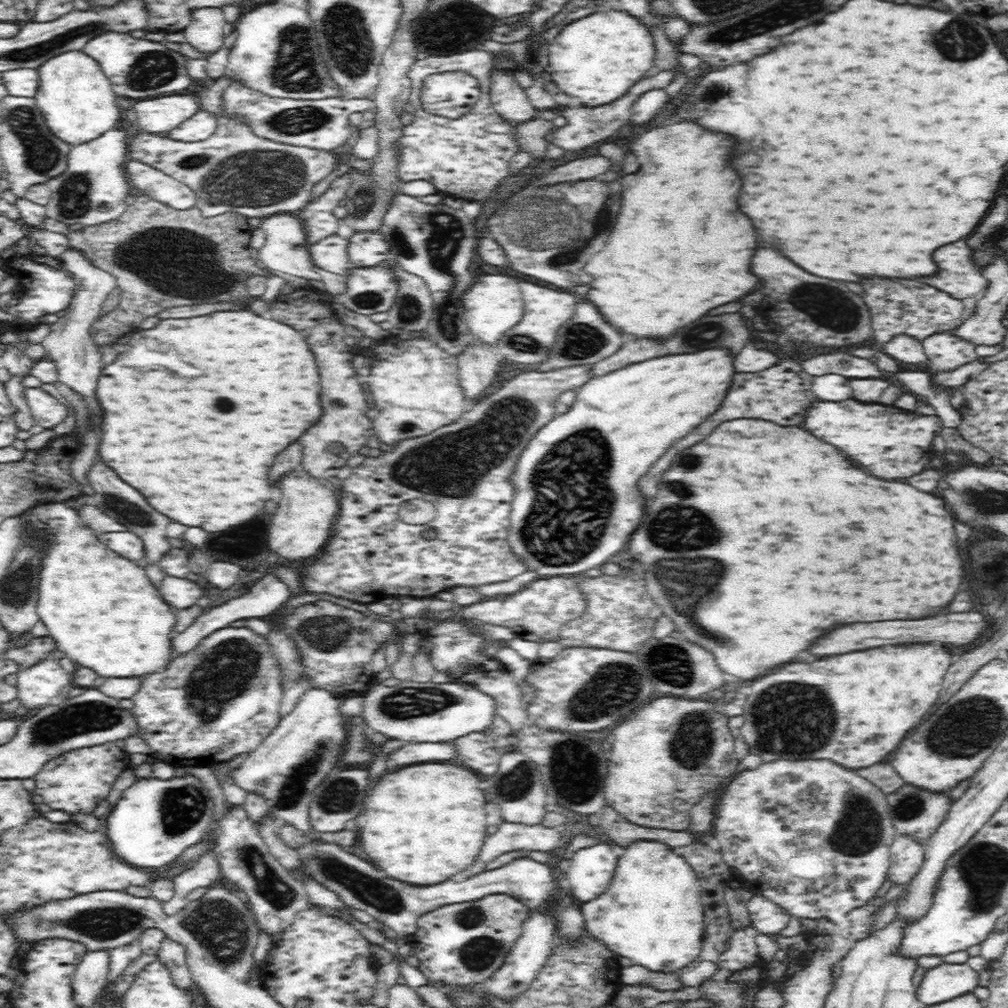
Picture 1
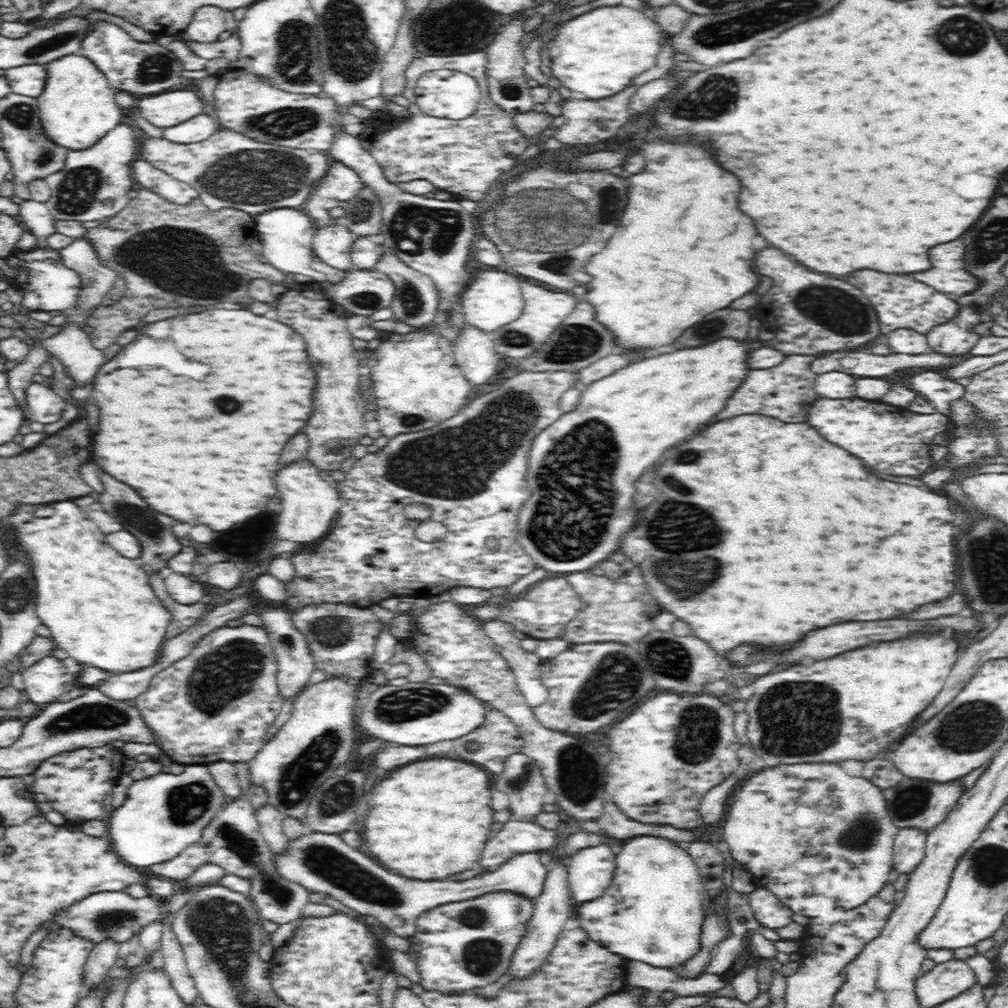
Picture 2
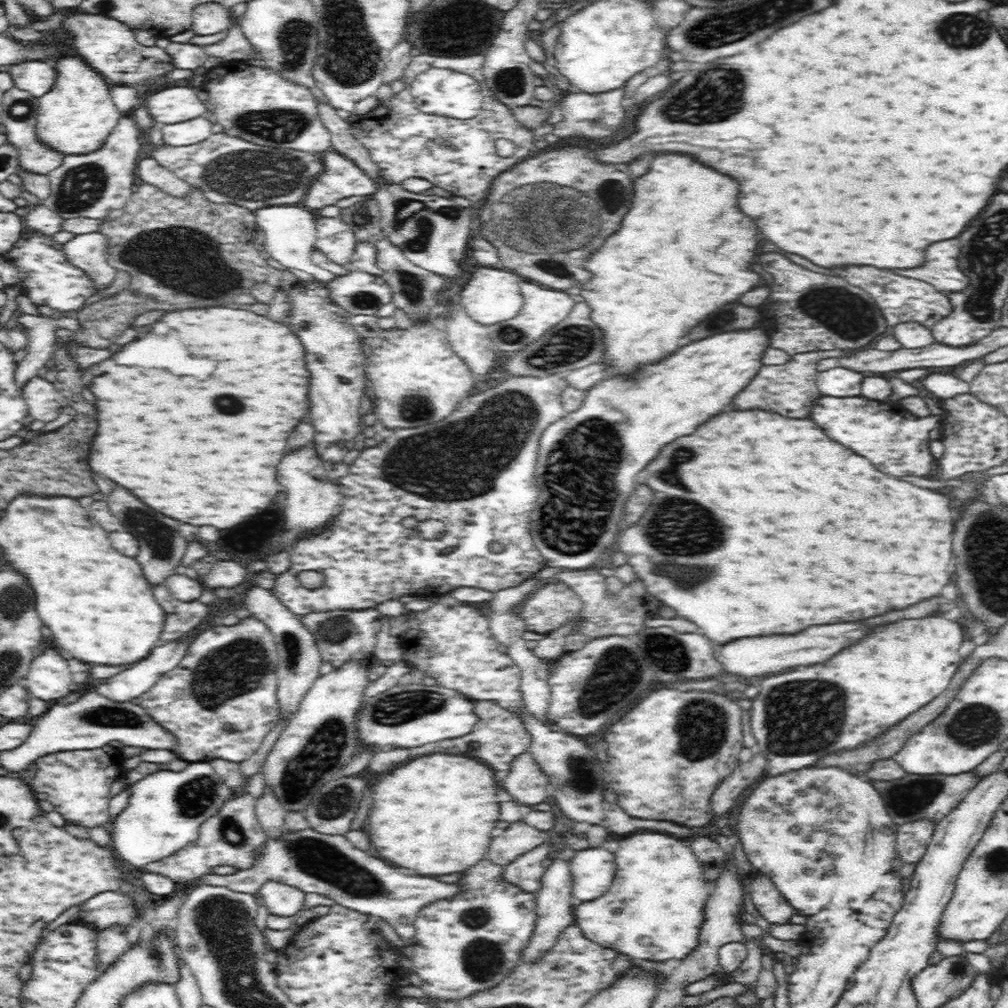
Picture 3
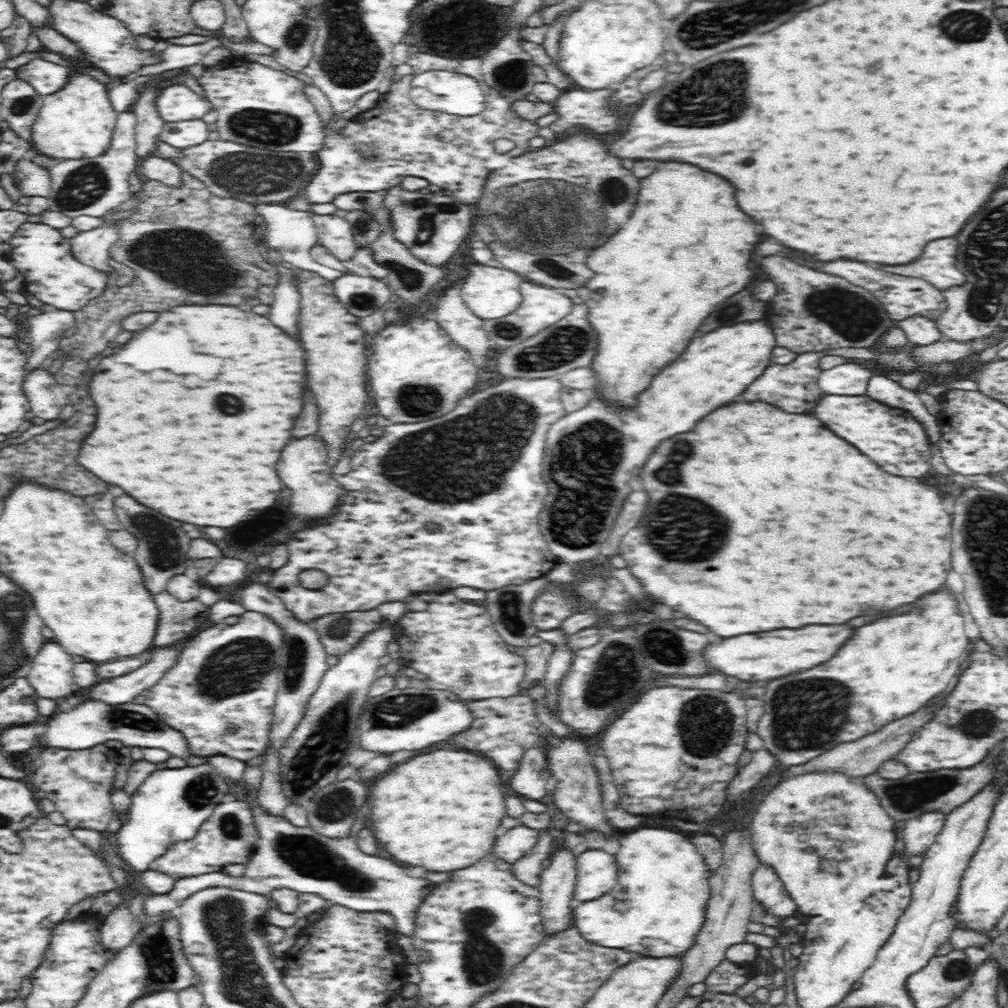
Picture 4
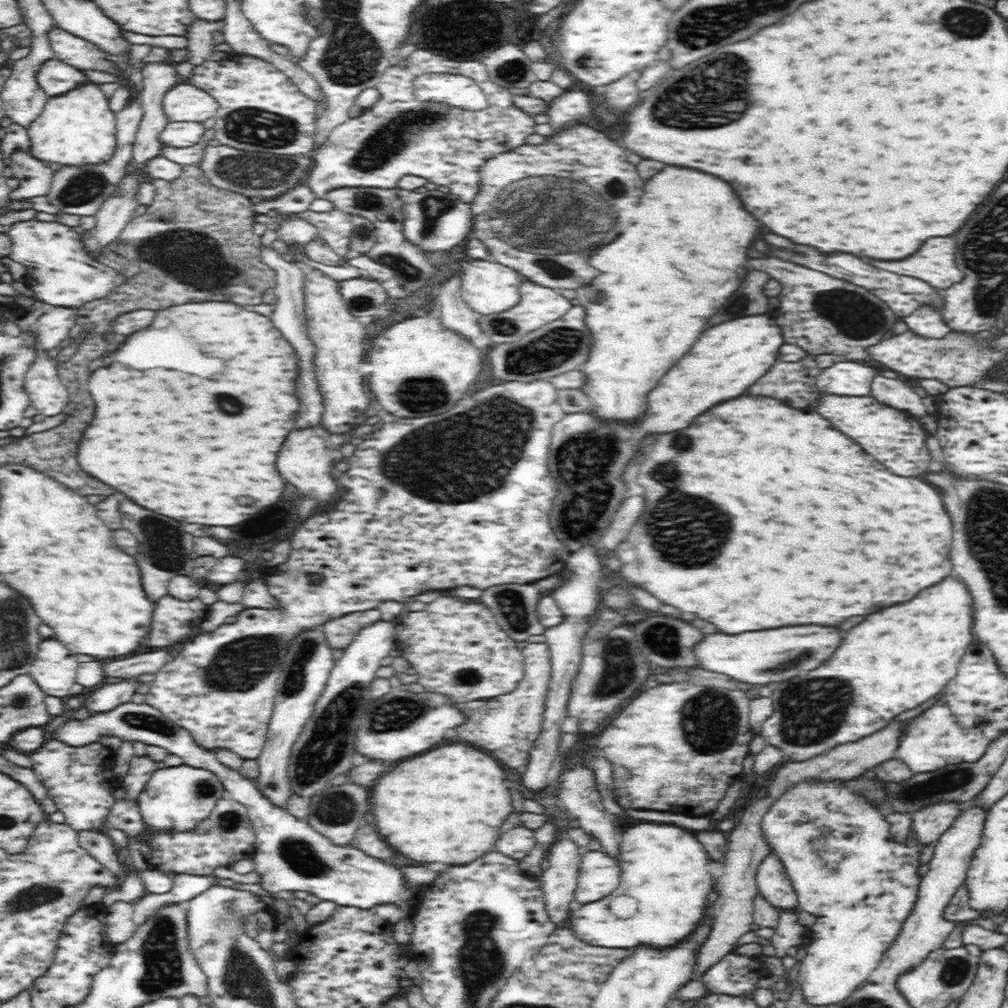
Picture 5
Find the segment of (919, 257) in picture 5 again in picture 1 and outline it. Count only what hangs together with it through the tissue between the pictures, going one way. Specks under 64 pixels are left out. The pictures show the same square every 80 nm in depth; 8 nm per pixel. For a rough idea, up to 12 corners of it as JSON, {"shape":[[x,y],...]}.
{"shape":[[964,240],[940,248],[924,282],[958,300],[988,286]]}

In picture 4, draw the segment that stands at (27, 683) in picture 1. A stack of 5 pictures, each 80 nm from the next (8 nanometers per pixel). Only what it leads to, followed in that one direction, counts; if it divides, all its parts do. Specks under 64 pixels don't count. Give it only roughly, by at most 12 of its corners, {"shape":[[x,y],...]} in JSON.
{"shape":[[44,644],[25,679],[38,698],[73,694],[72,656]]}

